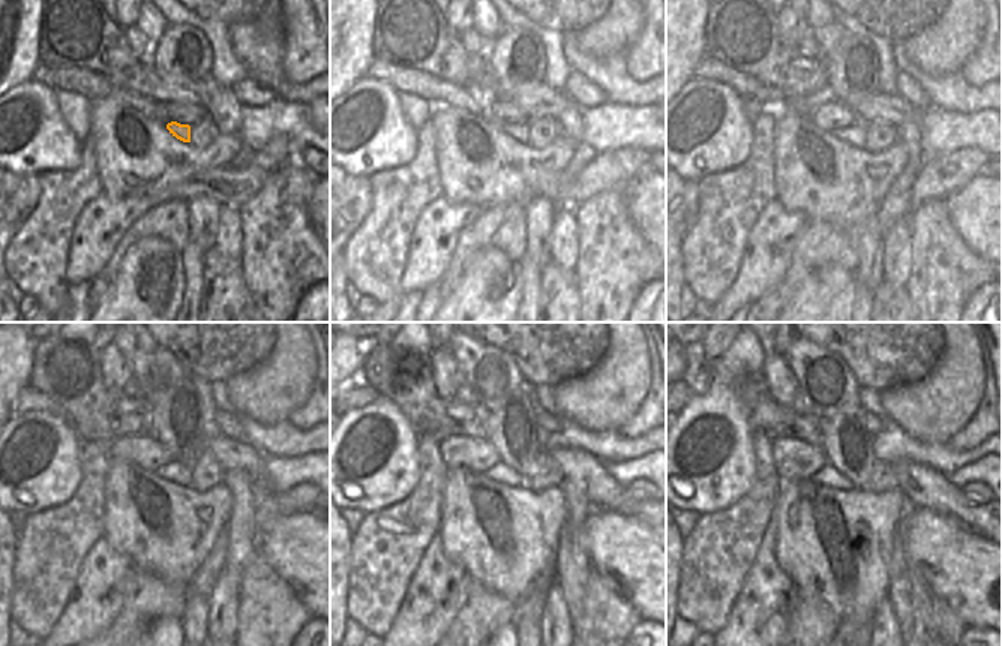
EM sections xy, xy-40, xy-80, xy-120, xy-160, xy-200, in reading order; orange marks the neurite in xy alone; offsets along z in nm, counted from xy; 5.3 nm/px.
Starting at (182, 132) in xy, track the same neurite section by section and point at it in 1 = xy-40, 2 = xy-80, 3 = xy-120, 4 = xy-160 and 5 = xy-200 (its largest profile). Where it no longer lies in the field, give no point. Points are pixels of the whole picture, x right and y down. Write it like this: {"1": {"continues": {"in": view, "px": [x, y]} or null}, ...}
{"1": {"continues": {"in": "xy-40", "px": [521, 132]}}, "2": {"continues": {"in": "xy-80", "px": [854, 135]}}, "3": {"continues": {"in": "xy-120", "px": [176, 472]}}, "4": {"continues": {"in": "xy-160", "px": [500, 472]}}, "5": {"continues": {"in": "xy-200", "px": [830, 477]}}}

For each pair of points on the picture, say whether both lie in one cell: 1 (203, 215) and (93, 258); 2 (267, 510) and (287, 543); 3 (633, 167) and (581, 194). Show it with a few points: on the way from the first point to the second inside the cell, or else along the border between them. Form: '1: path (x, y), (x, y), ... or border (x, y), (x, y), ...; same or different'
1: border (188, 201), (195, 197), (209, 197), (219, 206); different
2: border (308, 511), (279, 516), (269, 522), (257, 535); different
3: path (620, 167), (602, 173), (594, 180); same

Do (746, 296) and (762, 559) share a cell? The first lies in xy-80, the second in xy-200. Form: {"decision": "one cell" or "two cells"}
{"decision": "one cell"}

